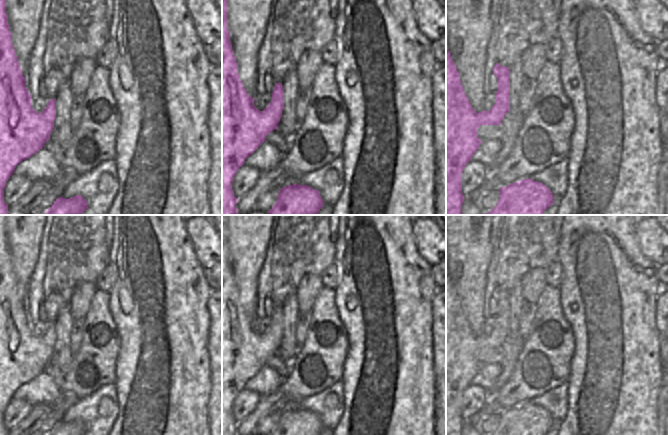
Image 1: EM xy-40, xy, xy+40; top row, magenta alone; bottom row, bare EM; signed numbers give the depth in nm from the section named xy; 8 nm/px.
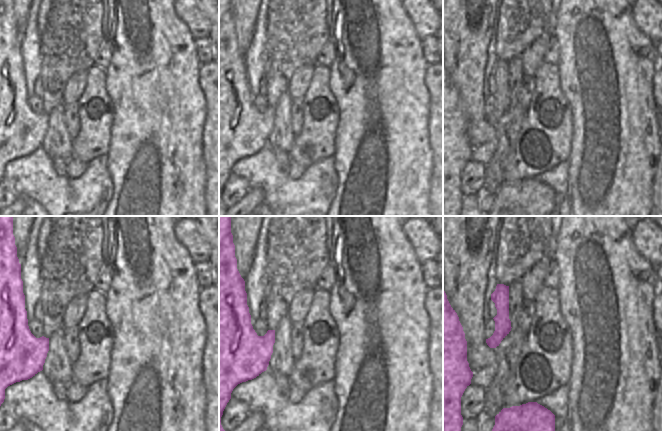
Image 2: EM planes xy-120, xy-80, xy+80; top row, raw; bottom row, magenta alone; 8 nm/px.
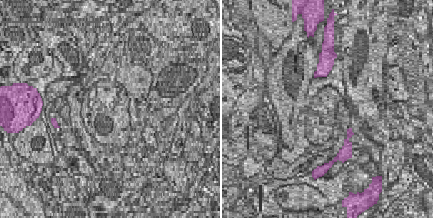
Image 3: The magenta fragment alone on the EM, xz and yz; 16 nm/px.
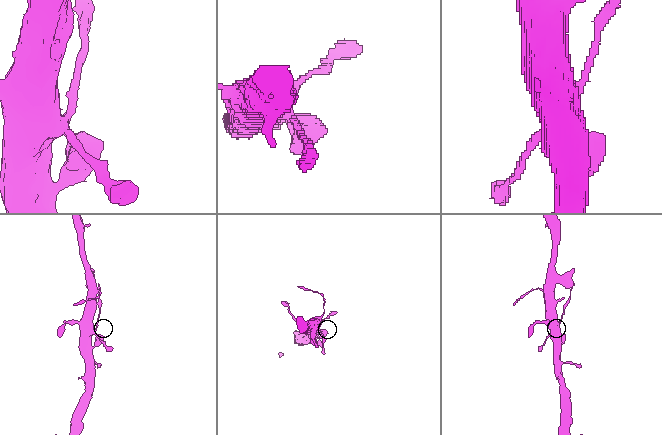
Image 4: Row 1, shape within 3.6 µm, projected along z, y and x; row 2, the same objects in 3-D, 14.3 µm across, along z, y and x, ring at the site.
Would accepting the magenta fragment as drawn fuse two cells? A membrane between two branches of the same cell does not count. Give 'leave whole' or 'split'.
split

